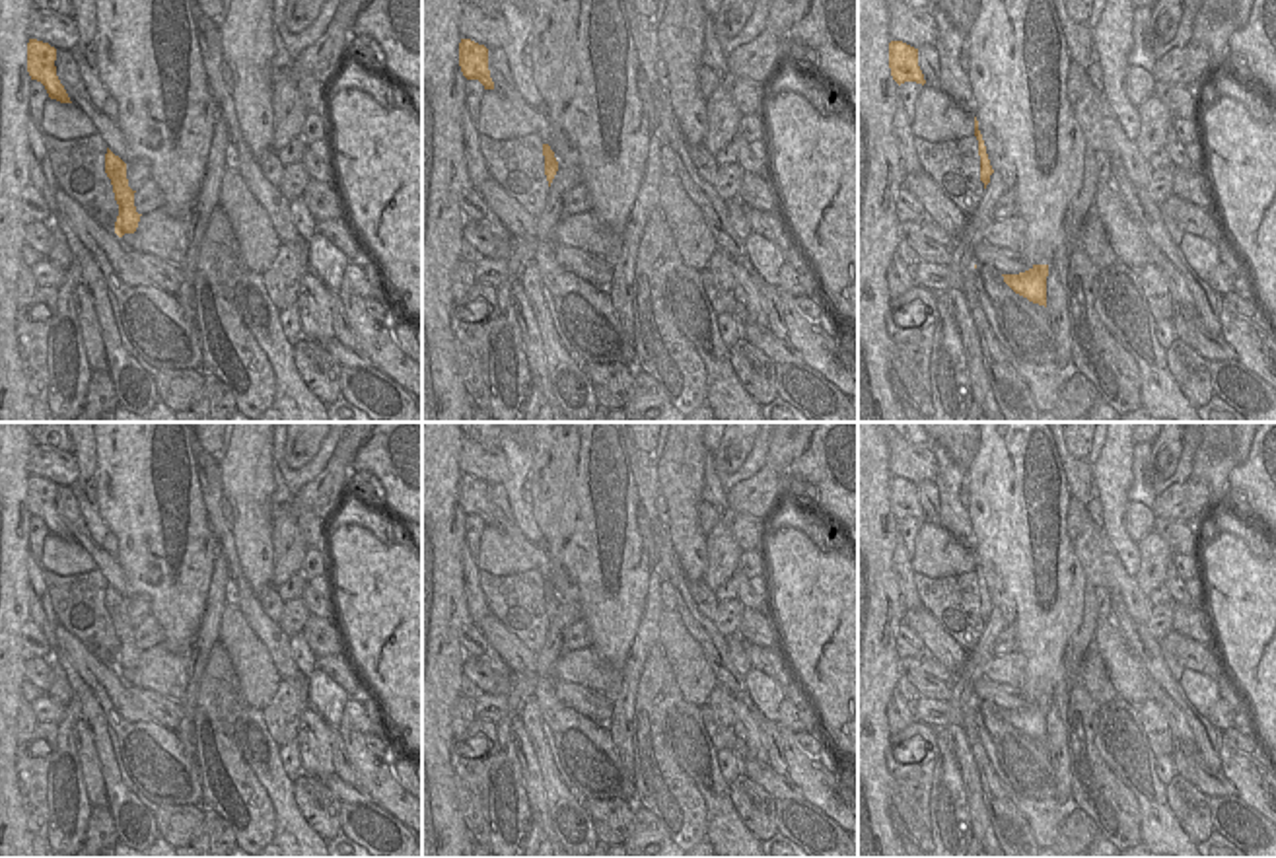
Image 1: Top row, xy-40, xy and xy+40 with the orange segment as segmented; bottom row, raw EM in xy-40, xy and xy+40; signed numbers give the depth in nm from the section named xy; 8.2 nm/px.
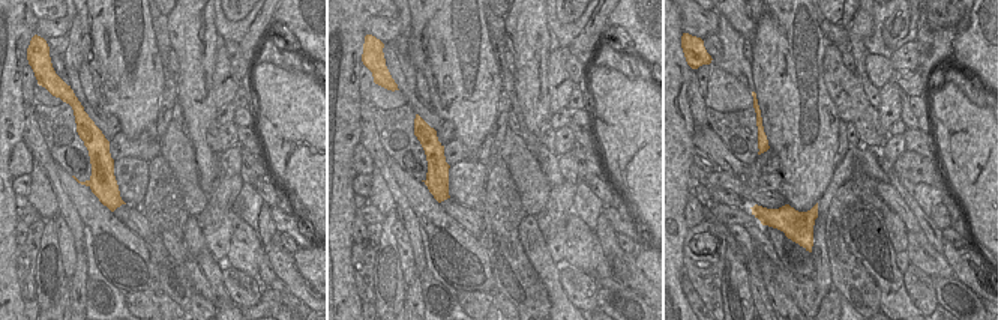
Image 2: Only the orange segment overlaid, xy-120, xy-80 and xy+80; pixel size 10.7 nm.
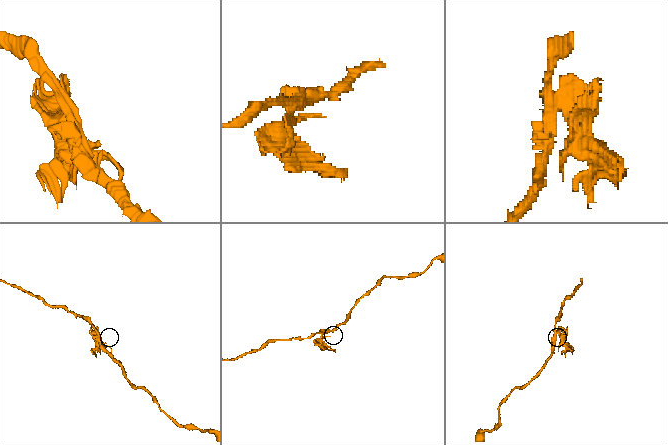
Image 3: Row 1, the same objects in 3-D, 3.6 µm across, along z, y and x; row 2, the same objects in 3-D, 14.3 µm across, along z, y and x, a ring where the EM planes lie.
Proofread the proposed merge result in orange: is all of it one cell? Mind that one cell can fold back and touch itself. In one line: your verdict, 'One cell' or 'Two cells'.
Two cells

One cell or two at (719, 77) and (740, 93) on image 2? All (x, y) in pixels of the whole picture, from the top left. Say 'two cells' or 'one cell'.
one cell

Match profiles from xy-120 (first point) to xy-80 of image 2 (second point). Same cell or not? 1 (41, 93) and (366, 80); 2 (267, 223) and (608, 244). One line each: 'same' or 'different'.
1: different
2: same

